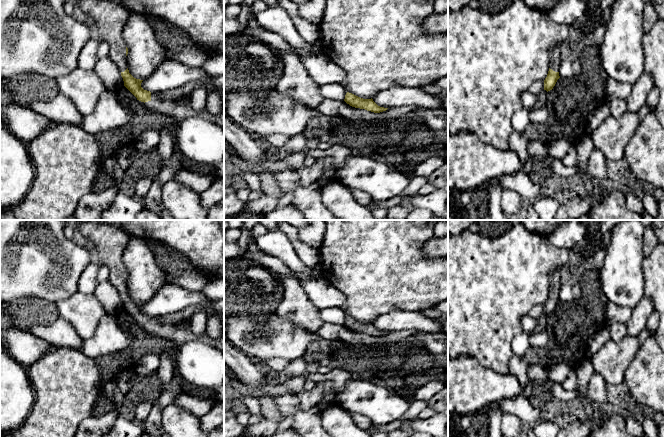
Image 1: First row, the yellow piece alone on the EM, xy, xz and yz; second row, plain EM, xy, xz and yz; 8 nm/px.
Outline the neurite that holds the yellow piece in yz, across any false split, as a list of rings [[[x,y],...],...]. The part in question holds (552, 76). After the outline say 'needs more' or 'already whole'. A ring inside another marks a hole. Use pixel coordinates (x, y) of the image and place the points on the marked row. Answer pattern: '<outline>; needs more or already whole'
[[[555,46],[550,52],[550,68],[547,77],[544,80],[544,90],[547,92],[555,86],[559,76],[559,67],[564,58],[565,49],[561,46]]]; needs more

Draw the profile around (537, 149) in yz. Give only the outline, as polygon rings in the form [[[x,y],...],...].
[[[530,141],[529,142],[529,153],[532,158],[542,158],[549,154],[548,146],[544,145],[540,141]]]

